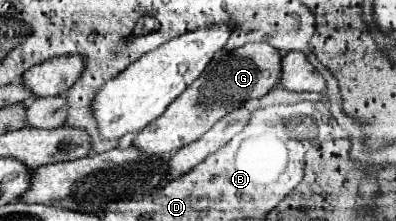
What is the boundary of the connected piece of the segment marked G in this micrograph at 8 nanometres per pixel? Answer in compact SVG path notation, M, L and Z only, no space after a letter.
M249 43L235 51L221 51L207 65L207 71L203 71L203 75L199 75L199 79L195 79L195 83L191 83L191 87L187 87L187 91L183 91L183 95L179 95L179 99L175 99L159 119L155 119L155 123L149 123L137 133L133 147L145 155L167 157L197 141L221 117L243 107L249 99L263 97L271 87L275 87L279 81L279 63L281 55L267 43Z

